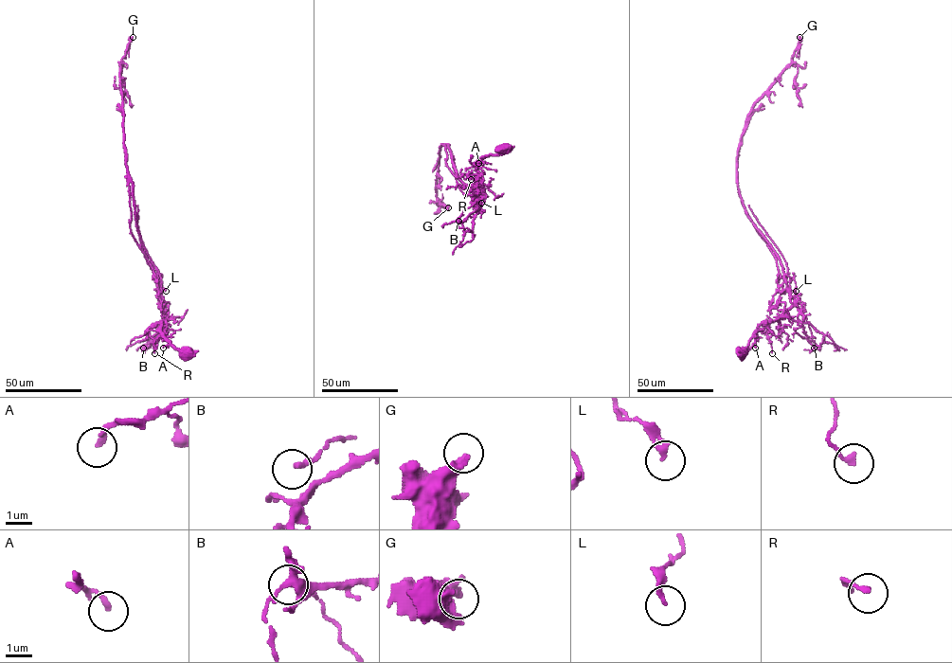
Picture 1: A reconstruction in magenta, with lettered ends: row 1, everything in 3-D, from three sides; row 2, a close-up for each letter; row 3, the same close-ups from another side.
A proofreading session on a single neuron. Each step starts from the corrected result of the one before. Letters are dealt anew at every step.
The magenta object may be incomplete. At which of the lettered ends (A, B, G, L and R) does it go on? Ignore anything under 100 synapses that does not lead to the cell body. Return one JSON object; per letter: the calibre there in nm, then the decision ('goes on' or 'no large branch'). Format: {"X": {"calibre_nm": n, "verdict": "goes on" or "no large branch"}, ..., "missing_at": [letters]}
{"A": {"calibre_nm": 190, "verdict": "no large branch"}, "B": {"calibre_nm": 160, "verdict": "no large branch"}, "G": {"calibre_nm": 360, "verdict": "goes on"}, "L": {"calibre_nm": 190, "verdict": "no large branch"}, "R": {"calibre_nm": 180, "verdict": "no large branch"}, "missing_at": ["G"]}

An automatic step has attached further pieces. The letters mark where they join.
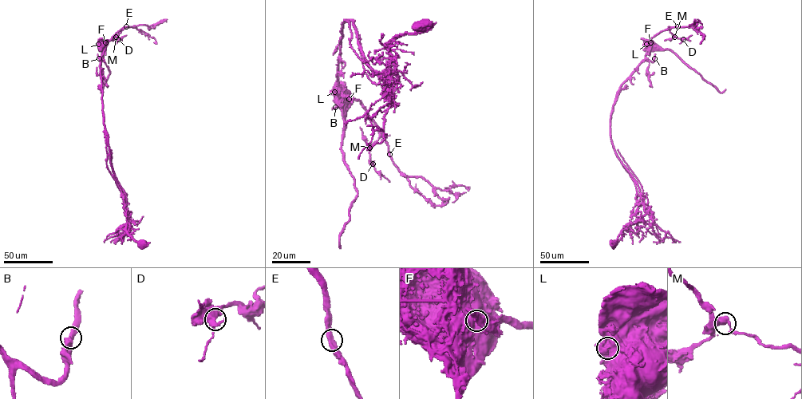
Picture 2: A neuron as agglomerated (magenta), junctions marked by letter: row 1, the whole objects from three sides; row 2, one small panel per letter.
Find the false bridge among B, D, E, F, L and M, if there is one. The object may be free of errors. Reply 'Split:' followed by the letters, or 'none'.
Split: F

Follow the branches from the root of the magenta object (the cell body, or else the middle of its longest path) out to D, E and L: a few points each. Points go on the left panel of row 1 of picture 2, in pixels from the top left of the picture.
D: (143, 243), (126, 229), (129, 220), (126, 198), (110, 163), (102, 111), (100, 57), (121, 29), (118, 39)
E: (143, 243), (126, 229), (129, 220), (126, 198), (110, 163), (102, 111), (100, 57), (106, 43), (126, 26)
L: (143, 243), (136, 242), (126, 231), (129, 219), (124, 191), (110, 163), (100, 66), (106, 44), (98, 44)

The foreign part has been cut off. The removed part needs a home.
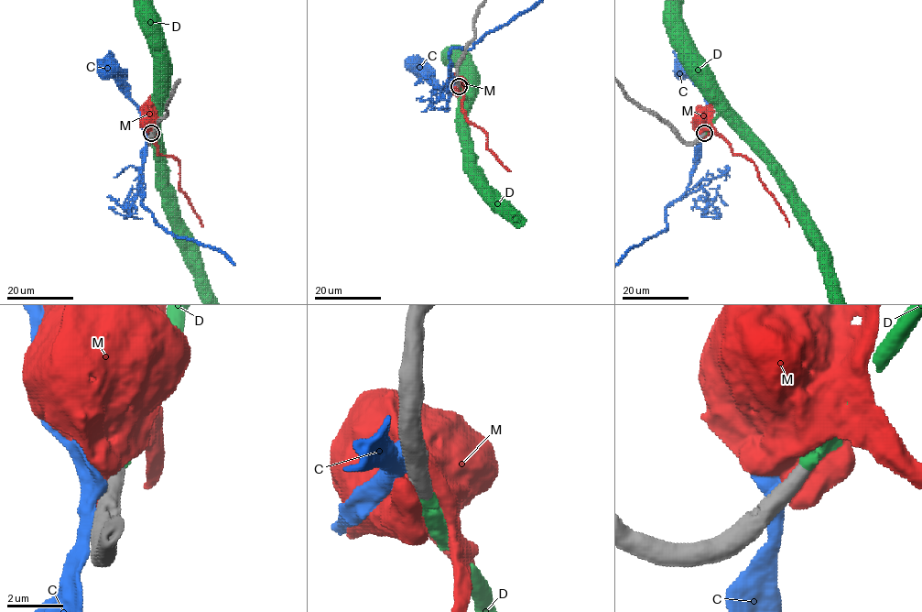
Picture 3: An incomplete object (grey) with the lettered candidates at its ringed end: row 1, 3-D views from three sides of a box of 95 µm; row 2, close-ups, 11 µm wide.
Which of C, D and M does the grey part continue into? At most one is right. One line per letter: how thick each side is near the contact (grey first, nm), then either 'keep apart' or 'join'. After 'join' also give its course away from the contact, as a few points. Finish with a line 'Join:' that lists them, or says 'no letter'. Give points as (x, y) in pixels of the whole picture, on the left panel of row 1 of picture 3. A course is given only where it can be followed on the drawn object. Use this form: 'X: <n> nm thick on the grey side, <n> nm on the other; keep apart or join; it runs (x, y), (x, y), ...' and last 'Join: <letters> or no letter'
C: 600 nm thick on the grey side, 550 nm on the other; keep apart
D: 500 nm thick on the grey side, 480 nm on the other; join
M: 650 nm thick on the grey side, 1000 nm on the other; keep apart
Join: D

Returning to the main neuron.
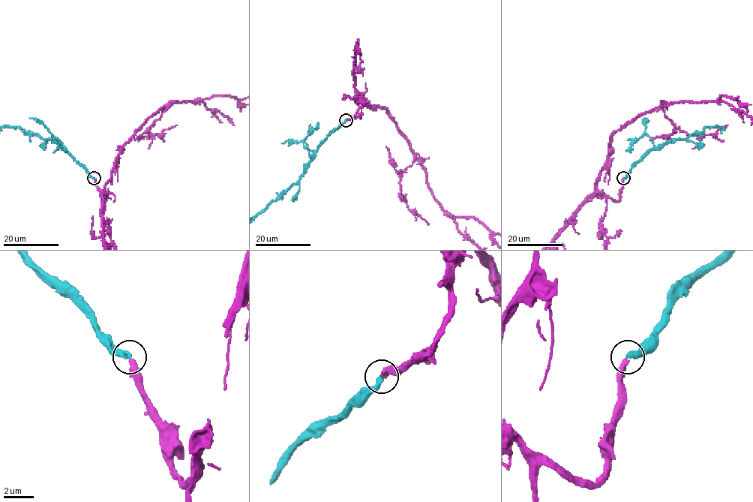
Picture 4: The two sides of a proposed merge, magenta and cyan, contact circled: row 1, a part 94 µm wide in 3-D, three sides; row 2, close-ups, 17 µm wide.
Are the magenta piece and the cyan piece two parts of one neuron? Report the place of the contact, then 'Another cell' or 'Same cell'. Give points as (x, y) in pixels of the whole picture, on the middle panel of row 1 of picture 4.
Place: (346, 120). Same cell

